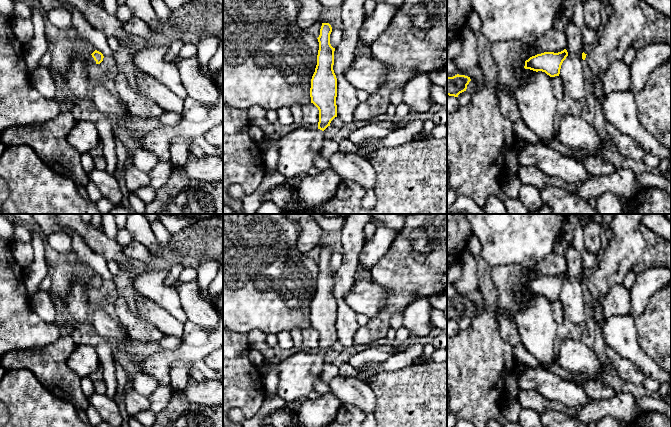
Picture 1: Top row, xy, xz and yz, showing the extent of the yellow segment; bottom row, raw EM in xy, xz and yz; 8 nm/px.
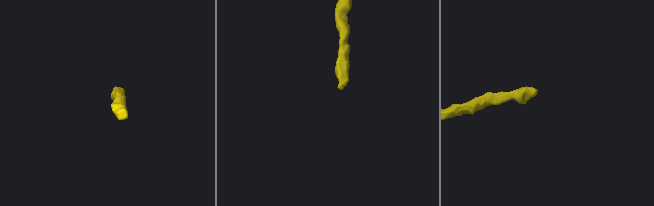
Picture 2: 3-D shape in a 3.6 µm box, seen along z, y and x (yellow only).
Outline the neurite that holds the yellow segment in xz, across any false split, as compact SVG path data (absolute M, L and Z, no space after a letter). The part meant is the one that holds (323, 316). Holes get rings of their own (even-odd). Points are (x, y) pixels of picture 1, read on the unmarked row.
M322 247L317 262L317 289L311 303L310 321L319 334L318 352L299 351L278 365L276 394L286 402L307 397L313 391L314 381L321 378L324 354L337 341L337 302L333 294L335 272L330 268L331 256L331 249Z

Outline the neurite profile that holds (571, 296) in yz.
M569 243L564 257L567 265L565 273L568 276L568 280L561 289L559 300L563 305L565 318L582 330L591 329L589 314L585 308L582 293L584 268L581 252Z

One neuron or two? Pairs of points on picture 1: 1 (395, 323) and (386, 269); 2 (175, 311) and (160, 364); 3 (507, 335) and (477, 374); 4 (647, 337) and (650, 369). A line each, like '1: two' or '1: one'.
1: two
2: two
3: two
4: two

